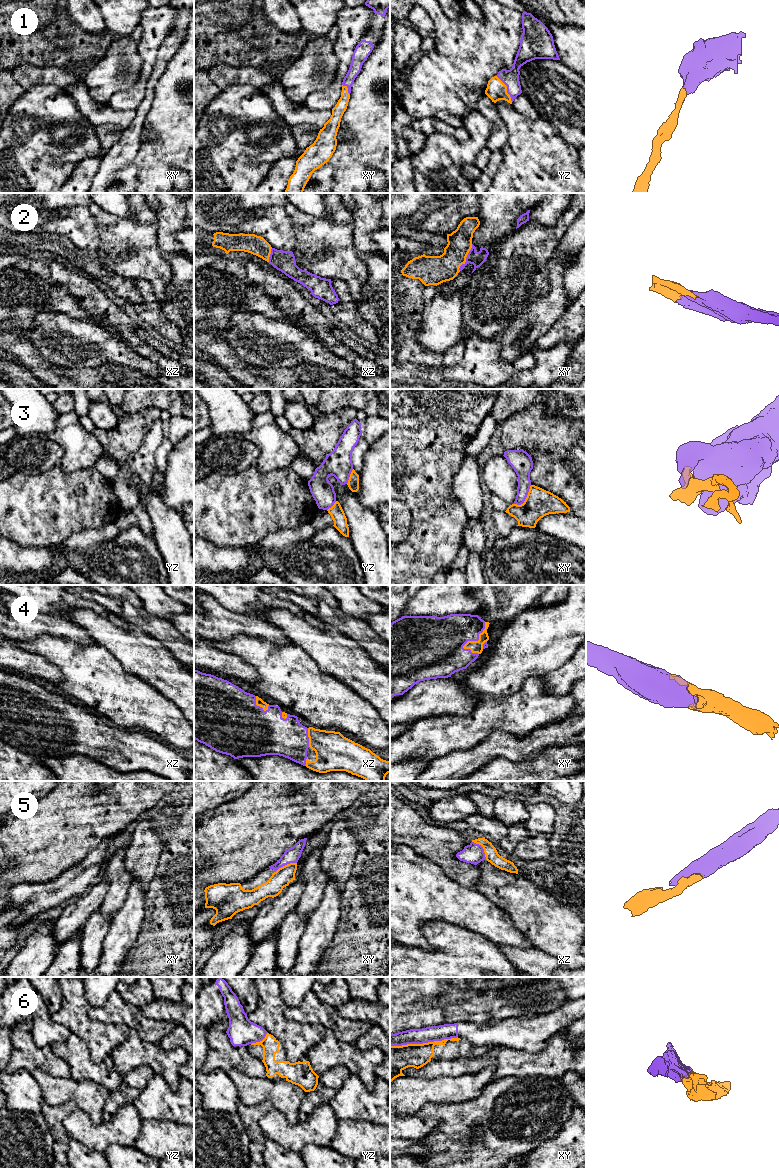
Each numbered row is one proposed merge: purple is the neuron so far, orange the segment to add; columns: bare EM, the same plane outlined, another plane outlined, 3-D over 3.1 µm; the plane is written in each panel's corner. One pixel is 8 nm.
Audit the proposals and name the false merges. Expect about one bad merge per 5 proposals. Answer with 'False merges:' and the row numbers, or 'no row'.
False merges: 3, 6

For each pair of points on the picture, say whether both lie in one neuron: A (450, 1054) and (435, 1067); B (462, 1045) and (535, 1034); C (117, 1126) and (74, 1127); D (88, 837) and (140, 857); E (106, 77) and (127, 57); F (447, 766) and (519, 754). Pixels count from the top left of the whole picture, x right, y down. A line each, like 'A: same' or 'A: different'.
A: different
B: different
C: same
D: different
E: same
F: same

